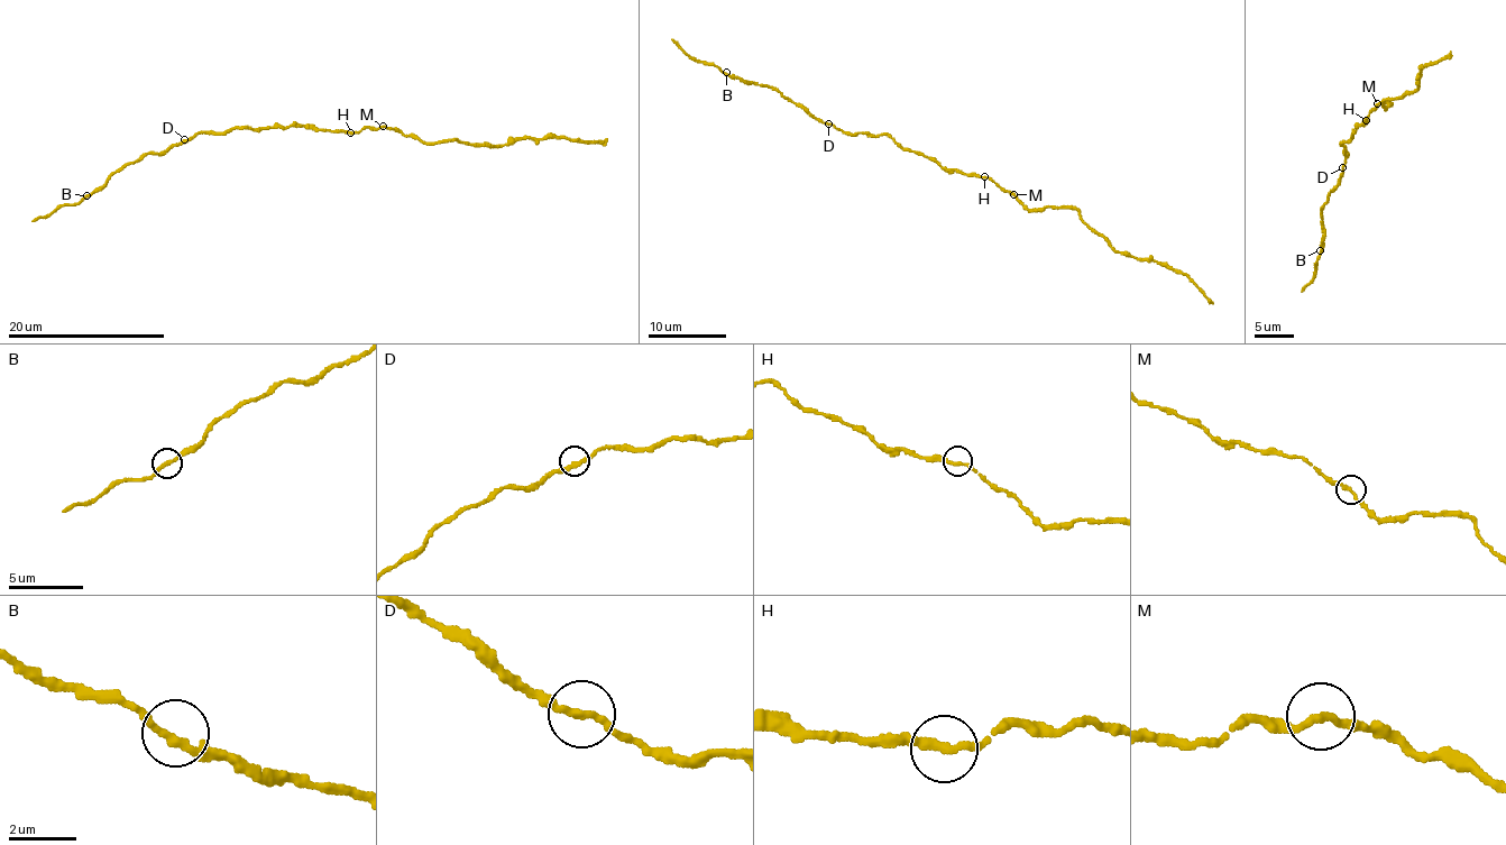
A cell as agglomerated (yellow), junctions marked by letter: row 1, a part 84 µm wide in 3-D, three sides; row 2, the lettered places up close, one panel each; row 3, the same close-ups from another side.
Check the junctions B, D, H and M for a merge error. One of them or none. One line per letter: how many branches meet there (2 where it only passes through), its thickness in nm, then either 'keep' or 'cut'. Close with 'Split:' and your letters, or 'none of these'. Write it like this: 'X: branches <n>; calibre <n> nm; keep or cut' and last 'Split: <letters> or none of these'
B: branches 2; calibre 280 nm; keep
D: branches 2; calibre 240 nm; keep
H: branches 2; calibre 260 nm; keep
M: branches 2; calibre 240 nm; keep
Split: none of these

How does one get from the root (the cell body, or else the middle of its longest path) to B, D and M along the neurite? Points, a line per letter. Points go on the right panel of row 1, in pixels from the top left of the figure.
B: (1366, 124), (1357, 126), (1352, 137), (1341, 144), (1348, 156), (1321, 211), (1324, 235), (1320, 250)
D: (1366, 124), (1357, 126), (1352, 137), (1341, 144), (1348, 156), (1342, 167)
M: (1366, 124), (1362, 121), (1366, 122), (1364, 120), (1376, 103)

